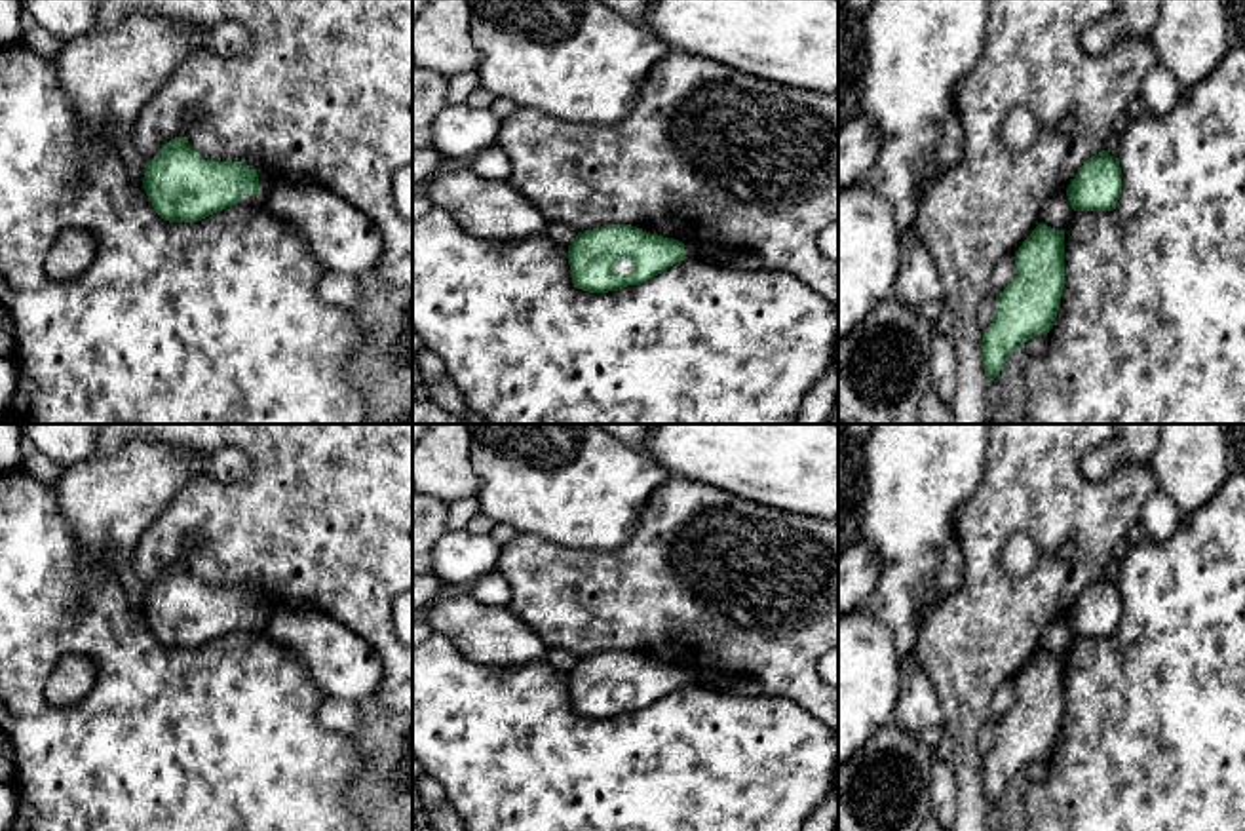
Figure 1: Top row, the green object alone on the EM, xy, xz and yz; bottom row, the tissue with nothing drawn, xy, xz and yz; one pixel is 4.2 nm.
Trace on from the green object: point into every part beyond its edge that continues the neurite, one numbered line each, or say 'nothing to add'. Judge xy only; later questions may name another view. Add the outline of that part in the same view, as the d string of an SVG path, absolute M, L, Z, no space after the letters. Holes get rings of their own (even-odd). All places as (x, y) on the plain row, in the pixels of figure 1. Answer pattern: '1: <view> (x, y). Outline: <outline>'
1: xy (265, 611). Outline: M259 601L259 618L255 622L241 622L241 631L264 631L272 616L272 607L264 601Z

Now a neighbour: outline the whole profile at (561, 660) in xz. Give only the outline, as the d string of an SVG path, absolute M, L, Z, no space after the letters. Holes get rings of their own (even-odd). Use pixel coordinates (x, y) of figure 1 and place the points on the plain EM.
M547 648L544 660L557 671L568 673L570 667L578 662L578 656L563 648Z

